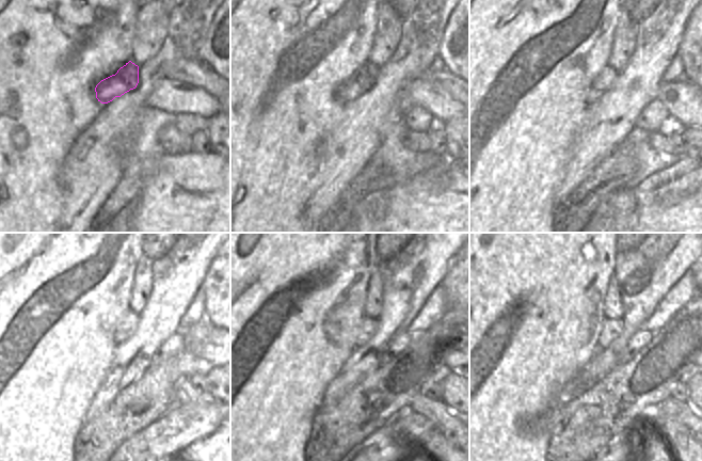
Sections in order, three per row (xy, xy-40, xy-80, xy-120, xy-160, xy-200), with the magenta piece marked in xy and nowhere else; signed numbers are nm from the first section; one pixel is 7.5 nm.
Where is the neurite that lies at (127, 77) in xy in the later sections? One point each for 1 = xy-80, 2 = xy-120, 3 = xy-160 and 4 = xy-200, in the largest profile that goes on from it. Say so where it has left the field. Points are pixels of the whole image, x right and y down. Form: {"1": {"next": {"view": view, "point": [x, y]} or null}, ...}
{"1": {"next": {"view": "xy-80", "point": [604, 81]}}, "2": {"next": {"view": "xy-120", "point": [127, 324]}}, "3": {"next": {"view": "xy-160", "point": [368, 326]}}, "4": {"next": {"view": "xy-200", "point": [611, 329]}}}

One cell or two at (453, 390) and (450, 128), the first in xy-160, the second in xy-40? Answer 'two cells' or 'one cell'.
one cell

